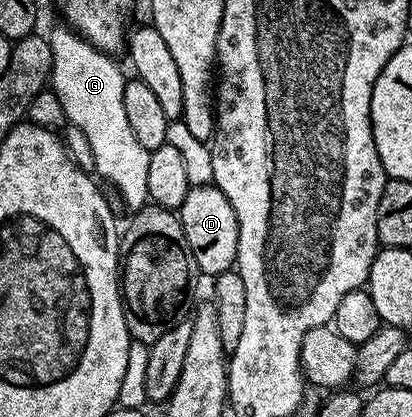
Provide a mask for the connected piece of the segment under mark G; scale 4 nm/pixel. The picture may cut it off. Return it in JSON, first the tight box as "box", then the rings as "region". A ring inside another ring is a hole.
{"box":[46,26,152,210],"region":[[[59,26],[46,39],[52,51],[52,79],[50,88],[56,91],[56,100],[64,116],[84,135],[92,151],[95,175],[101,181],[109,180],[116,187],[122,203],[128,210],[144,207],[149,203],[146,173],[150,171],[152,153],[140,145],[138,138],[130,131],[126,109],[122,106],[122,90],[126,73],[115,64],[107,52],[98,50],[79,32]]]}

